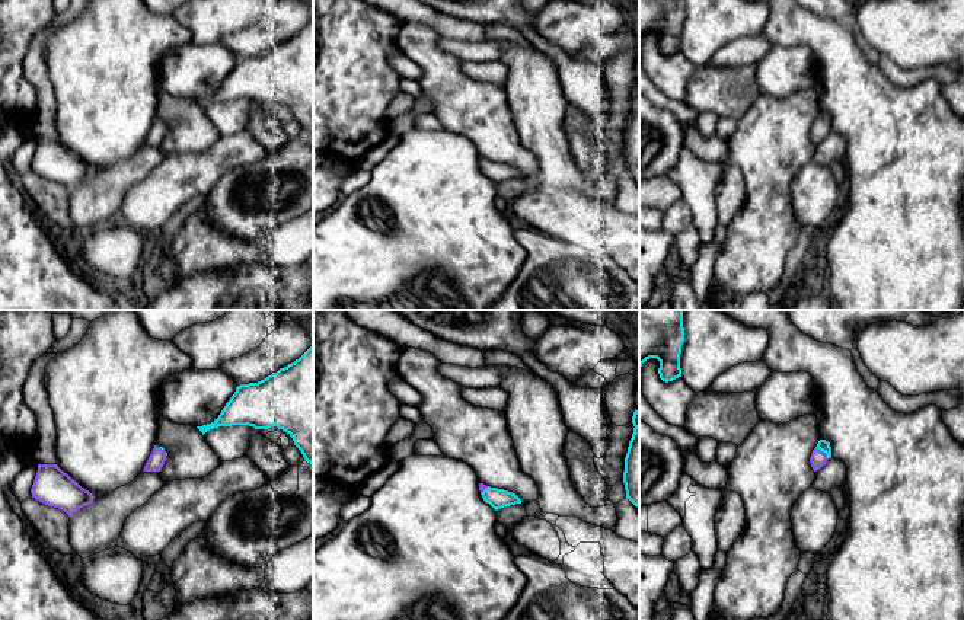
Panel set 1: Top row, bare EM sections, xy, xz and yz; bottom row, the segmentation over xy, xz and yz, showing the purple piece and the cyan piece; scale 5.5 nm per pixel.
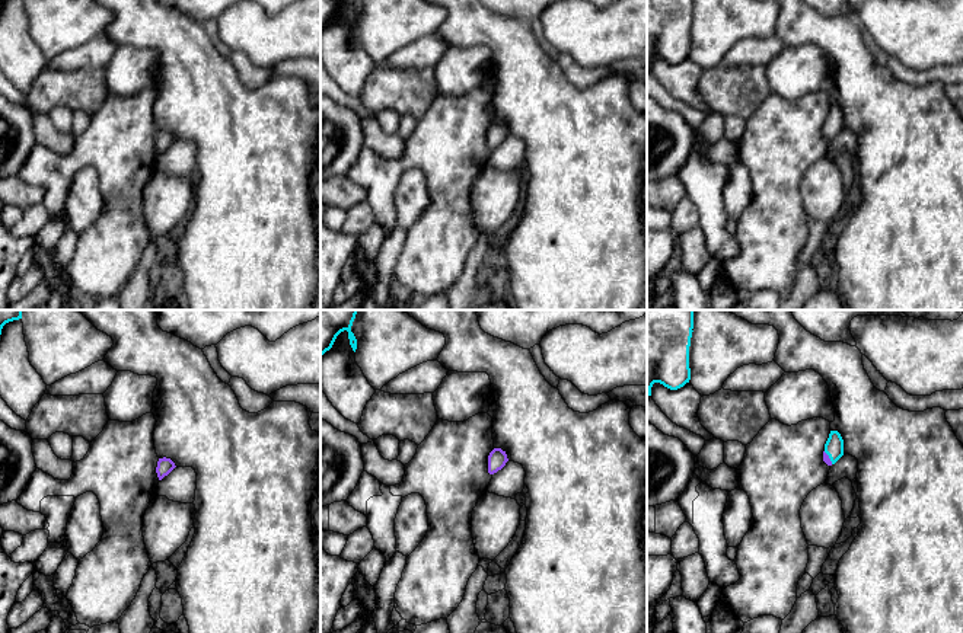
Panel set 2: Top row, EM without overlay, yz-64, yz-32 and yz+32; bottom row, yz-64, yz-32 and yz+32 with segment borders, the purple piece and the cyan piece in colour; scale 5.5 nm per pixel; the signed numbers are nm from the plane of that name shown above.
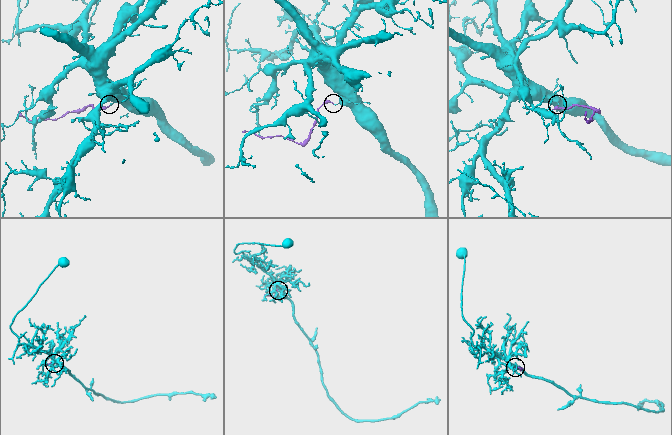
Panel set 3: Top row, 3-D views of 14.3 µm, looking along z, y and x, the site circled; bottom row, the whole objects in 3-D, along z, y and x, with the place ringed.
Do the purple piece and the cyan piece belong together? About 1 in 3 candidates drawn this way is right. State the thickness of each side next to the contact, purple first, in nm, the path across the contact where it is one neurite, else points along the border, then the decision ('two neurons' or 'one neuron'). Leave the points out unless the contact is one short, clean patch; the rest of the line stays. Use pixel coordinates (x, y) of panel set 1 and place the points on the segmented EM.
90 nm thick on the purple side, 70 nm on the other; runs through yz (819, 459), (823, 453), (823, 446); one neuron

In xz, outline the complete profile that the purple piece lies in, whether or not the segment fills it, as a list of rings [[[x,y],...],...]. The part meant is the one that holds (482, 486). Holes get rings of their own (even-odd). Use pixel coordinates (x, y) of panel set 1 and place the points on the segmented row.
[[[479,483],[479,490],[483,501],[489,504],[495,511],[504,506],[521,504],[521,499],[515,493],[504,489],[491,488],[483,483]]]

